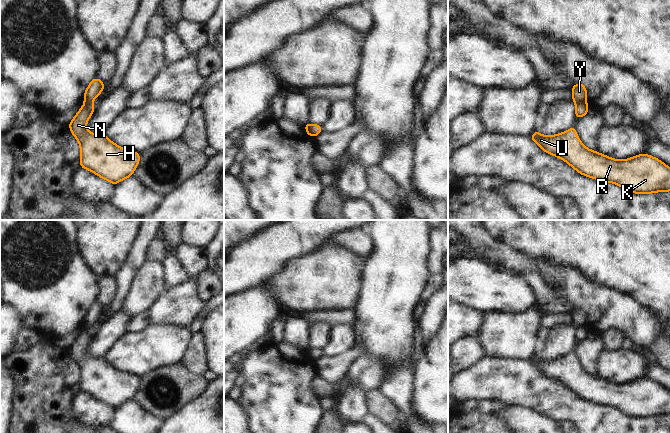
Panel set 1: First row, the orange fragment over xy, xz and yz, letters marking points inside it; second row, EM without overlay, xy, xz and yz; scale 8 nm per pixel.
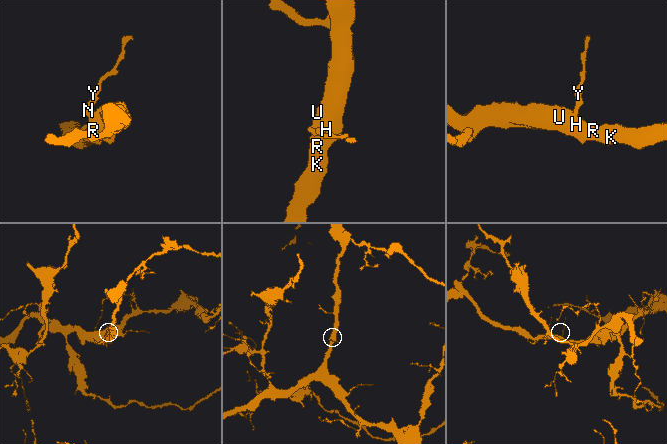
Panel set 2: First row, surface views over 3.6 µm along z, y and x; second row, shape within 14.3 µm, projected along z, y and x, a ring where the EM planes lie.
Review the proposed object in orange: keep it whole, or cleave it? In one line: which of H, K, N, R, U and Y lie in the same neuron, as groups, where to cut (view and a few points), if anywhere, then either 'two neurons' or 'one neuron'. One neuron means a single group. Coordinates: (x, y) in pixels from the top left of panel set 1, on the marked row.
H K N R U / Y | yz (584, 100), (576, 105) | two neurons

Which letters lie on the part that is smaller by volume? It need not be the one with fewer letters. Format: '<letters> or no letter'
Y

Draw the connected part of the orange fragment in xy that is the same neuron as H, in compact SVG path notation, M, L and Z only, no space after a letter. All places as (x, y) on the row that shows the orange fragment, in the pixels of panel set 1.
M83 105L68 125L80 144L80 167L116 185L133 175L140 153L121 148L104 133L89 132L86 123L94 111L93 105Z

